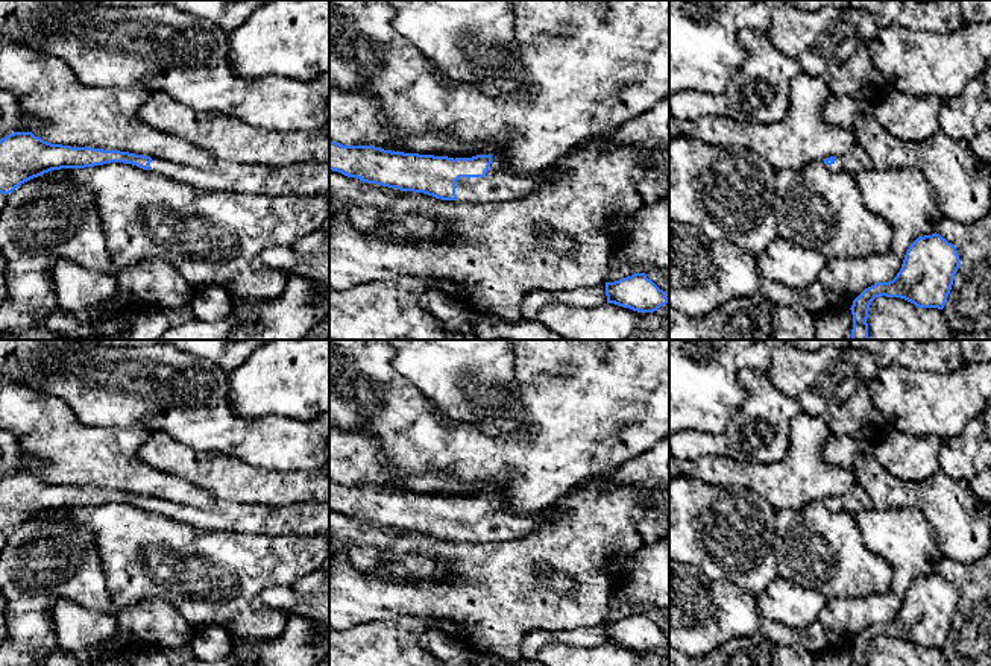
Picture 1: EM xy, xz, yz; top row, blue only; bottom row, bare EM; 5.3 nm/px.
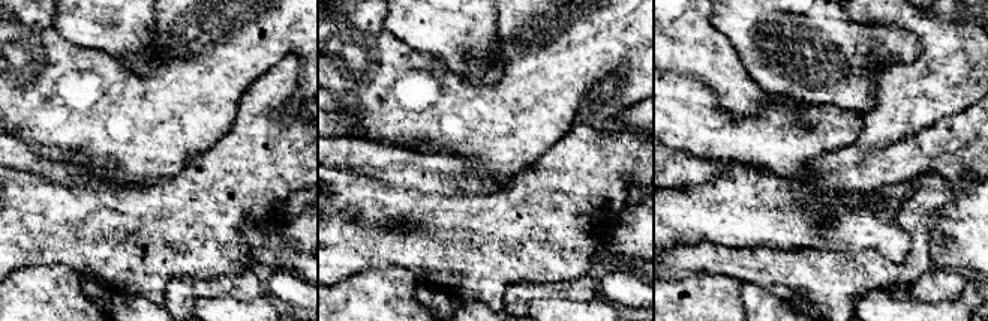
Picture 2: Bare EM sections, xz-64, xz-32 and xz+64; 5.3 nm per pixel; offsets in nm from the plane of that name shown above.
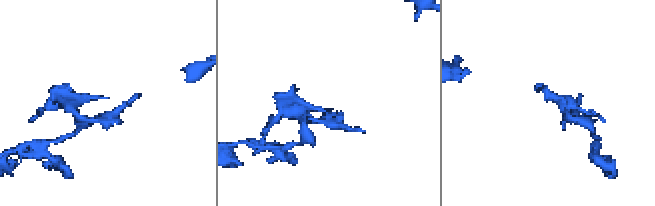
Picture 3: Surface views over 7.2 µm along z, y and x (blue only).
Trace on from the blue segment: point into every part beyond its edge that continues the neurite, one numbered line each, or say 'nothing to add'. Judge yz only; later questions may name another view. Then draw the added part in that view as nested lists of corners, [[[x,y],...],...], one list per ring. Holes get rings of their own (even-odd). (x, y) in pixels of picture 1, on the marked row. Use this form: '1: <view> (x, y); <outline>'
1: yz (856, 160); [[[859,146],[851,149],[848,153],[836,156],[832,165],[827,165],[832,171],[847,171],[856,176],[859,171],[871,170],[873,161],[870,155]]]

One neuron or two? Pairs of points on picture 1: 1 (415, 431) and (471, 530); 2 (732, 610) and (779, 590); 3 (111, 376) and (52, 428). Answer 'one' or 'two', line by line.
1: two
2: two
3: two

